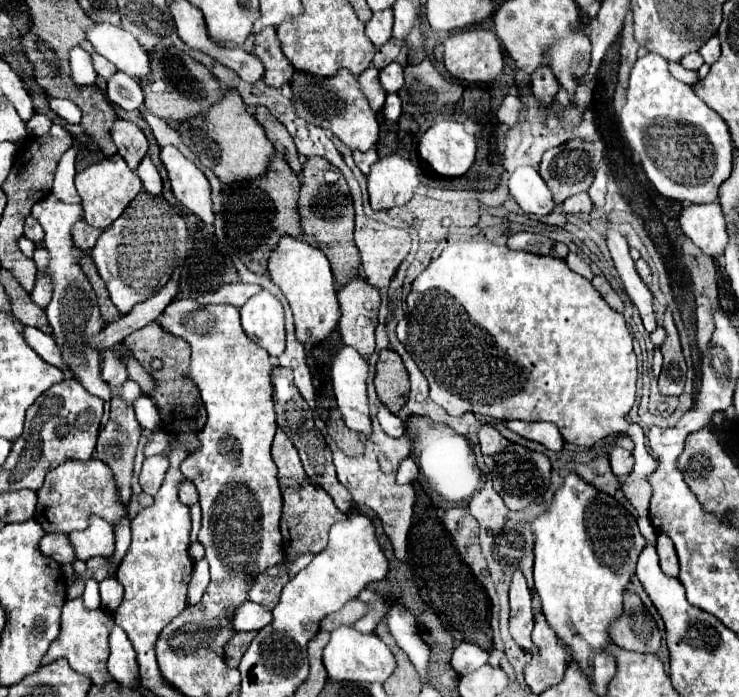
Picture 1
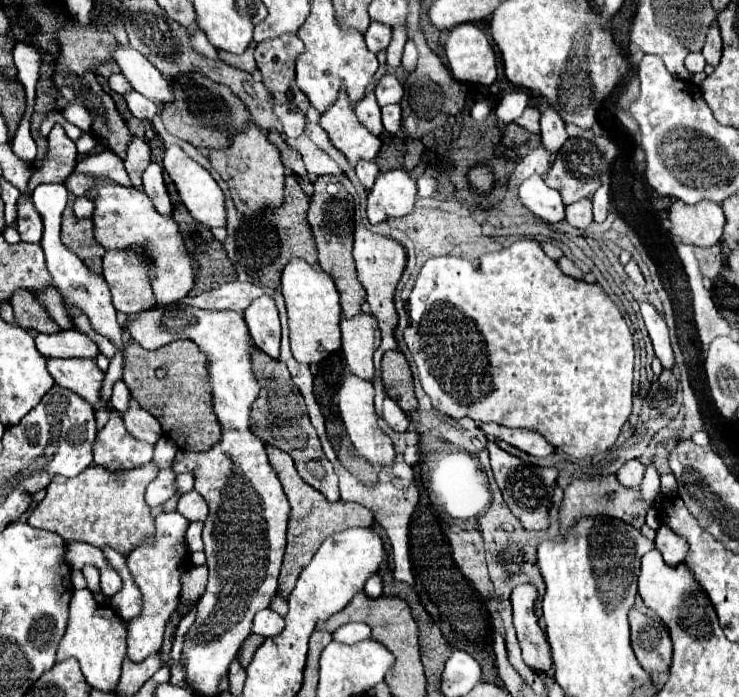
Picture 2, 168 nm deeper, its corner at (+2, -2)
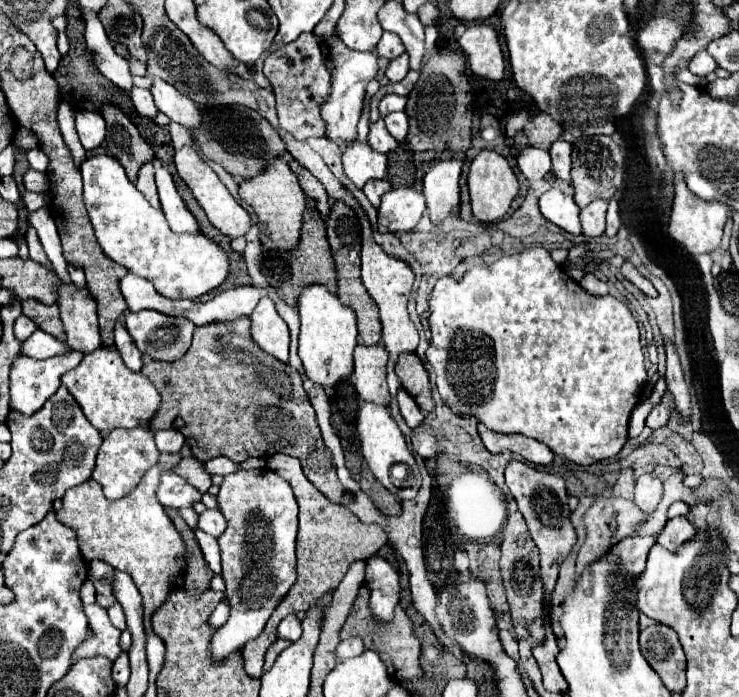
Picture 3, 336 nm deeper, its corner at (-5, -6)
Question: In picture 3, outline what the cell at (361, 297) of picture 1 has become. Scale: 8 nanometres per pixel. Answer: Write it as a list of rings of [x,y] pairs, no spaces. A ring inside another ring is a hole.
[[[359,344],[355,348],[353,384],[361,400],[379,406],[389,406],[391,396],[385,378],[385,366],[387,366],[387,352],[381,344],[375,348],[365,348],[363,344]]]

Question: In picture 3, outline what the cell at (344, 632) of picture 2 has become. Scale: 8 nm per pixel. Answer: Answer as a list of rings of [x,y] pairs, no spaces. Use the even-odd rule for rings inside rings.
[[[357,636],[341,640],[341,644],[337,646],[337,658],[339,660],[347,660],[347,658],[353,658],[353,656],[359,656],[361,652],[363,652],[363,644],[361,644],[361,640],[357,640]]]

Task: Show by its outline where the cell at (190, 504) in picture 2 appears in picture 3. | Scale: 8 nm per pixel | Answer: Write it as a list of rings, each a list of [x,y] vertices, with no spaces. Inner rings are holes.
[[[205,510],[199,516],[199,528],[203,532],[219,538],[225,532],[225,528],[227,528],[227,520],[225,520],[225,516],[219,510]]]

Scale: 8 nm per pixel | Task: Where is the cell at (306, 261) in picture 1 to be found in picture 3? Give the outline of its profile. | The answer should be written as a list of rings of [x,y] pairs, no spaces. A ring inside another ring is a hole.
[[[309,286],[299,298],[299,316],[299,358],[303,360],[307,378],[323,388],[345,380],[353,372],[353,350],[359,344],[355,314],[325,286]]]

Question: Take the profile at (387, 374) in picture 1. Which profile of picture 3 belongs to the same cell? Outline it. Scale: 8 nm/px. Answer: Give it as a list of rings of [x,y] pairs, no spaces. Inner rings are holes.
[[[403,352],[399,356],[399,362],[395,366],[395,372],[401,380],[401,386],[417,398],[417,404],[423,412],[431,412],[435,408],[433,396],[431,396],[431,384],[429,384],[429,374],[419,360],[415,352]]]

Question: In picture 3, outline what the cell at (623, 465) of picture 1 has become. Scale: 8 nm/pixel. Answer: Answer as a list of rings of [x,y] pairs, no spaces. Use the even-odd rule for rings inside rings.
[[[643,474],[635,482],[635,504],[643,512],[655,512],[657,504],[663,498],[663,484],[655,474]]]

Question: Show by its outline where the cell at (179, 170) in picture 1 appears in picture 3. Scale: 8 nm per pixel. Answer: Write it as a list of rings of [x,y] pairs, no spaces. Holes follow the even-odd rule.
[[[185,146],[179,152],[175,152],[175,166],[177,166],[179,176],[185,180],[185,184],[193,192],[195,200],[199,202],[199,206],[205,210],[209,222],[221,234],[225,234],[229,238],[239,238],[239,236],[247,234],[247,230],[251,228],[251,216],[249,216],[249,212],[229,194],[229,190],[223,186],[223,182],[219,180],[219,176],[211,170],[211,166],[191,146]]]

